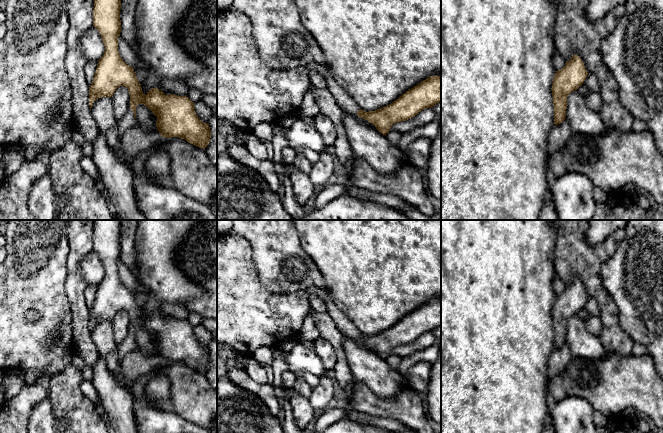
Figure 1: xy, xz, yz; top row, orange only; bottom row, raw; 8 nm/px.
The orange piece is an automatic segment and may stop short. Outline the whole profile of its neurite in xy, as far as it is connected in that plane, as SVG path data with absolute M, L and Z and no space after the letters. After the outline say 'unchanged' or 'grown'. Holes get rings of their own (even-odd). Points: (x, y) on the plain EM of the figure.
M94 220L93 250L102 261L105 275L98 284L89 311L90 334L94 325L101 321L112 321L118 311L124 310L130 318L130 332L117 345L120 361L136 350L136 331L144 328L157 341L156 351L162 361L179 361L205 373L210 367L211 354L208 347L198 342L194 327L187 319L165 319L158 312L152 312L145 319L133 291L120 281L118 261L121 257L121 223L122 220Z; grown

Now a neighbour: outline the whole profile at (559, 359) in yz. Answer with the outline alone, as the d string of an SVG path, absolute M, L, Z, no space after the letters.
M567 344L553 350L547 364L549 383L555 376L564 371L572 357L573 355Z

